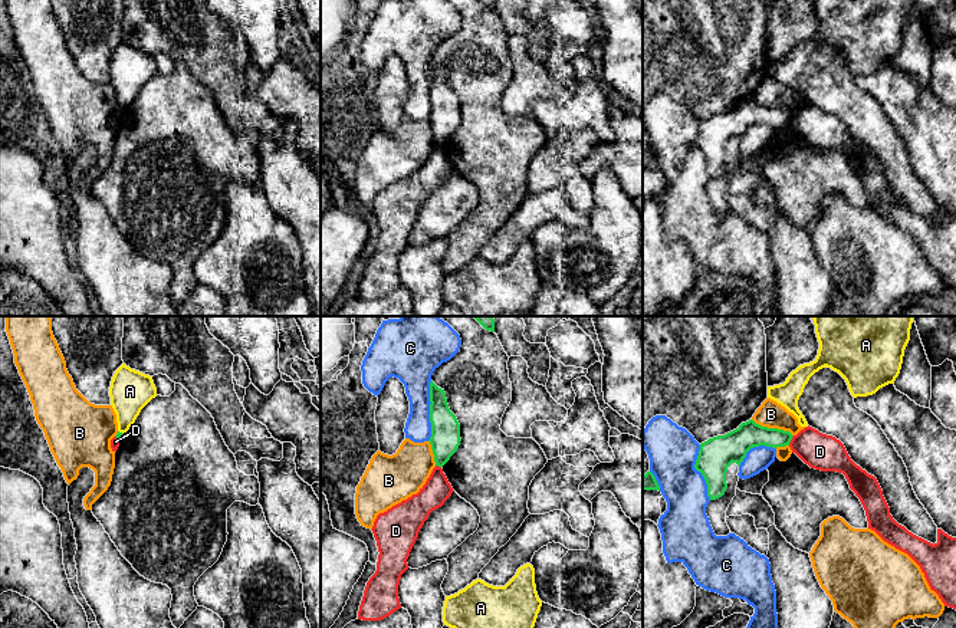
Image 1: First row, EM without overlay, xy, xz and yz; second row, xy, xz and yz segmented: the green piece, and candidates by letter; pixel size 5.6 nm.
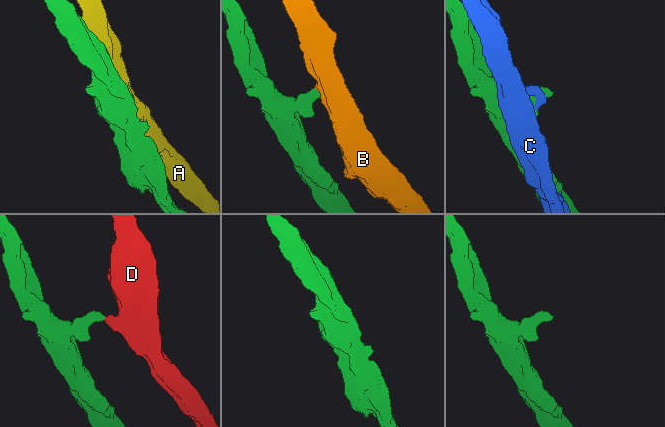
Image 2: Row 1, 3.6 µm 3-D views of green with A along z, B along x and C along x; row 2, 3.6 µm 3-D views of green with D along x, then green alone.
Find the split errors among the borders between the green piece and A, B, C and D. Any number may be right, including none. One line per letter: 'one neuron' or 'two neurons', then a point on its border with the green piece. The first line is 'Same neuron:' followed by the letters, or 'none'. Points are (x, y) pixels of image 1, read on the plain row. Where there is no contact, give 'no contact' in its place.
Same neuron: none
A: two neurons; meets green in xy at (121, 111)
B: two neurons; meets green in yz at (772, 107)
C: two neurons; meets green in xz at (430, 89)
D: two neurons; meets green in yz at (791, 117)

